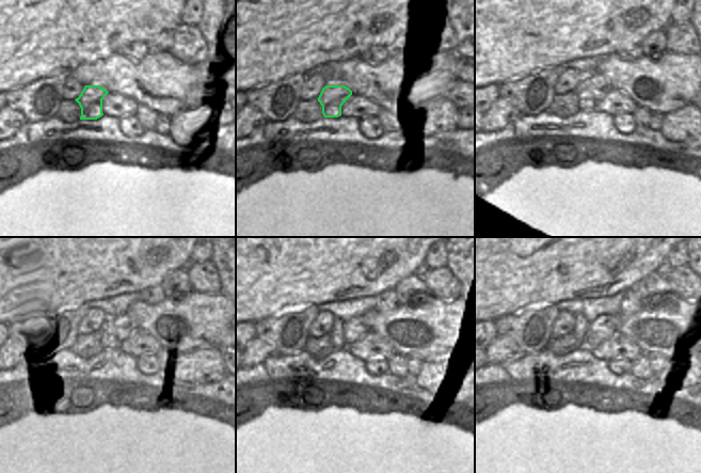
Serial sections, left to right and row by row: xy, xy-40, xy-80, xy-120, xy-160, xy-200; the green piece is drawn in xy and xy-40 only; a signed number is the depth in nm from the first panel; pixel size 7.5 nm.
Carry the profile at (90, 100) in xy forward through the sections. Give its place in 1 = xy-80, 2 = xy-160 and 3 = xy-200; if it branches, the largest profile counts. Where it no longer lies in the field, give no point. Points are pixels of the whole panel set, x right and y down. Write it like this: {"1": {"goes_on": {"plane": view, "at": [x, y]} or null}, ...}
{"1": {"goes_on": {"plane": "xy-80", "at": [594, 88]}}, "2": {"goes_on": {"plane": "xy-160", "at": [354, 329]}}, "3": {"goes_on": {"plane": "xy-200", "at": [601, 328]}}}

